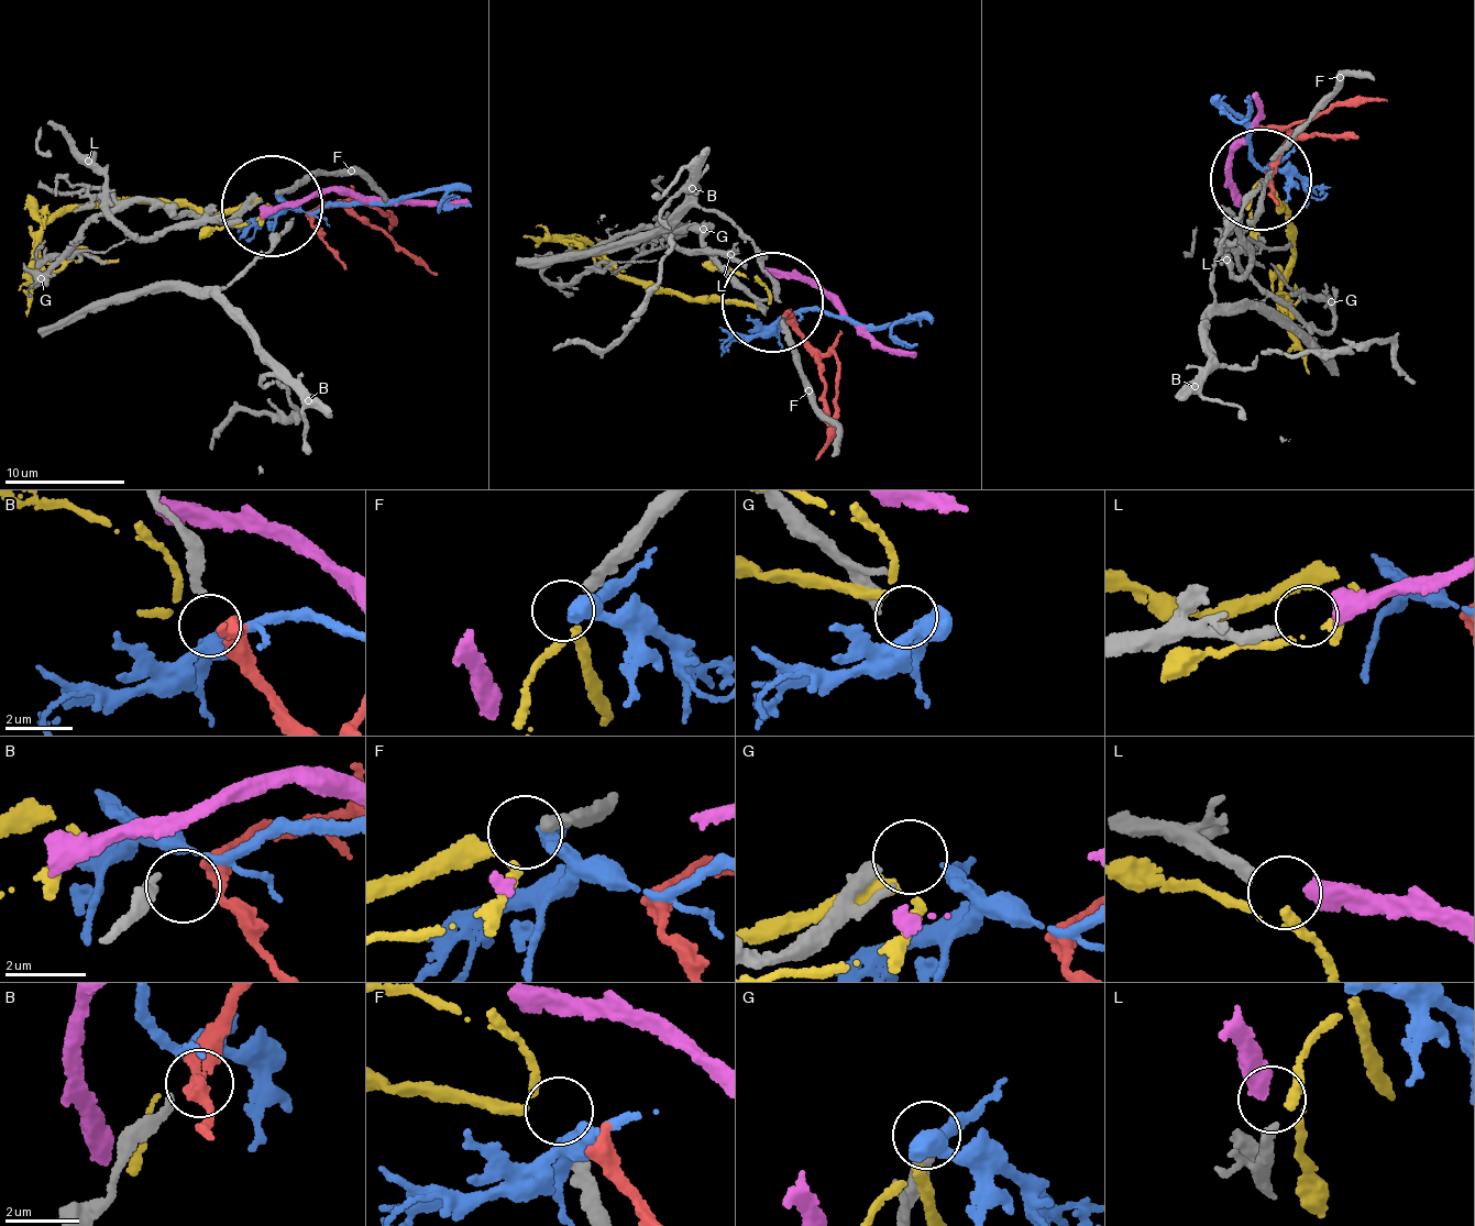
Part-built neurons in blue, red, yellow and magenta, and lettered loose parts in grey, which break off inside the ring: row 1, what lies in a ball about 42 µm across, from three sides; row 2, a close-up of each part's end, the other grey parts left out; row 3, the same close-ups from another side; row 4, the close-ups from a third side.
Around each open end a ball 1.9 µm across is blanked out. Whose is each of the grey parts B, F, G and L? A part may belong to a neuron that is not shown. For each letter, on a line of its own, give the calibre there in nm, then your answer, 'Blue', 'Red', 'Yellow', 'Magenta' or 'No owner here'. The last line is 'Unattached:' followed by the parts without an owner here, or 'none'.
B: Thickness 190 nm. Red
F: Thickness 360 nm. Yellow
G: Thickness 360 nm. No owner here
L: Thickness 320 nm. Magenta
Unattached: G

